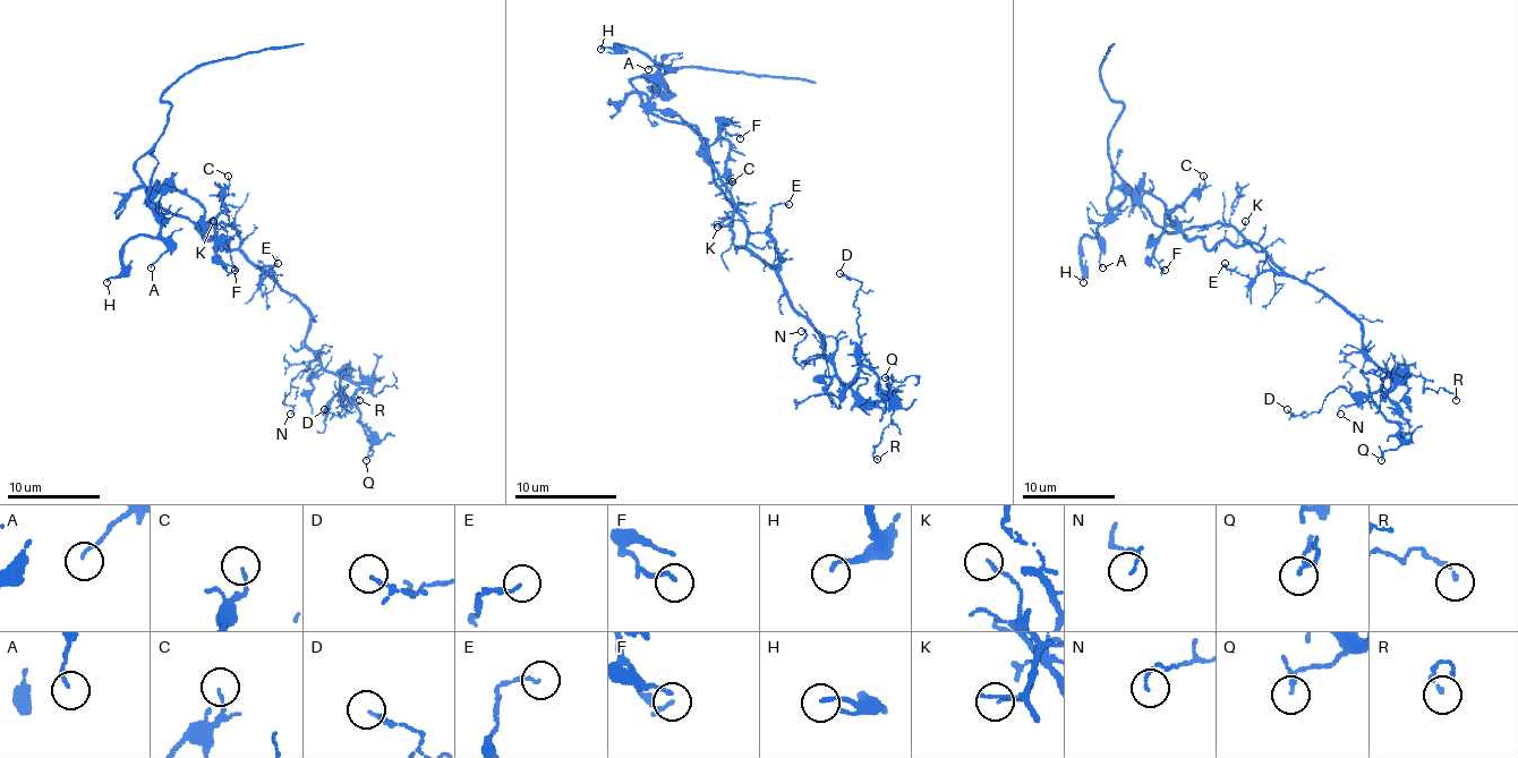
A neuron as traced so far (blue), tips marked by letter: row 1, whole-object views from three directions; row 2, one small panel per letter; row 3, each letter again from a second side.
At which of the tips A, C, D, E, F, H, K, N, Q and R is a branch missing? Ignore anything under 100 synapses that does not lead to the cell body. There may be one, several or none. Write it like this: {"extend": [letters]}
{"extend": []}

